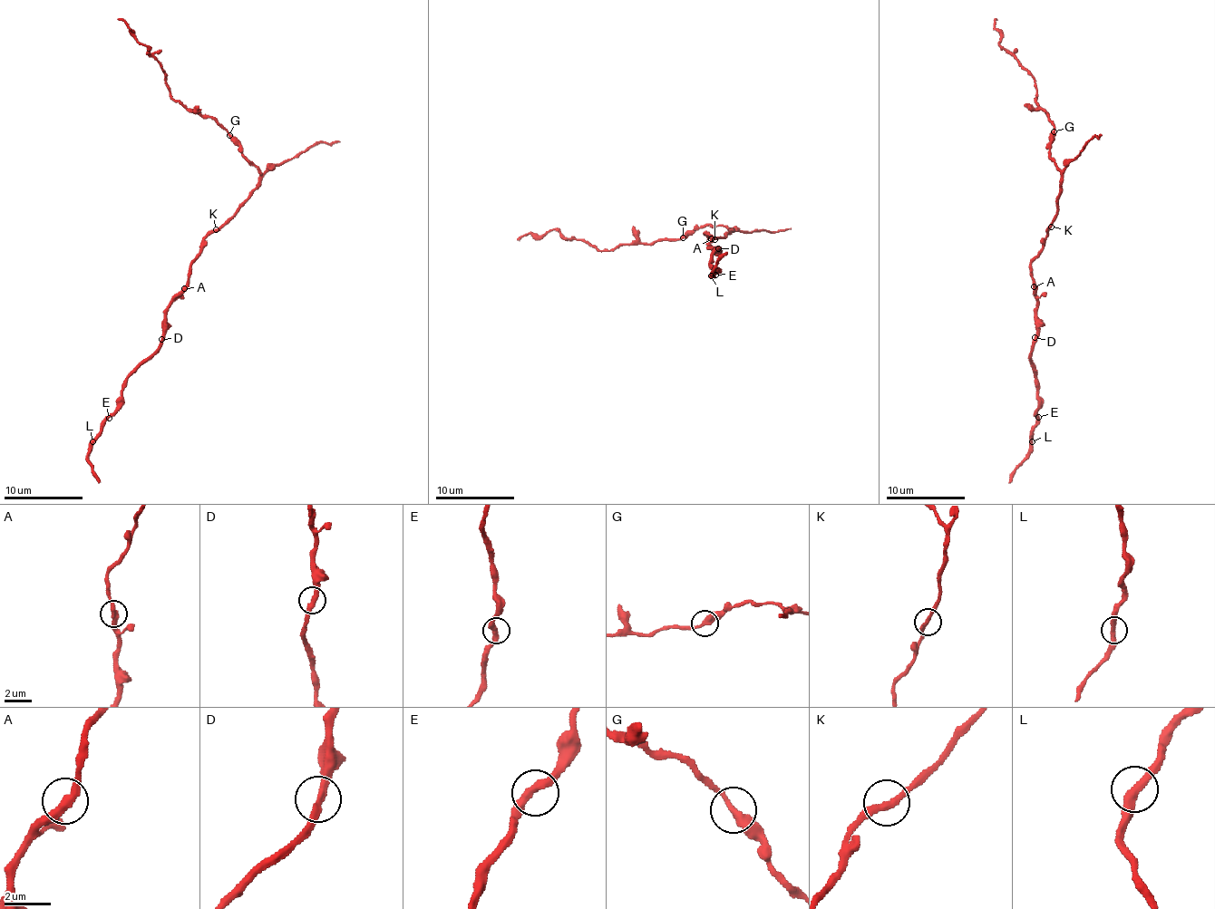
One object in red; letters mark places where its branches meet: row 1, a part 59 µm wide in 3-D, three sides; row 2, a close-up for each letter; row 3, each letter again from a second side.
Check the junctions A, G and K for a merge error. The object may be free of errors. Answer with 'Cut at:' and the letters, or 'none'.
Cut at: none

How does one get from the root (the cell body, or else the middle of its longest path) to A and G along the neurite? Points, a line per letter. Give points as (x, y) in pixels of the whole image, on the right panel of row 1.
A: (1049, 228), (1040, 255), (1031, 265), (1034, 286)
G: (1049, 228), (1058, 210), (1056, 202), (1061, 184), (1061, 169), (1049, 153), (1054, 131)

